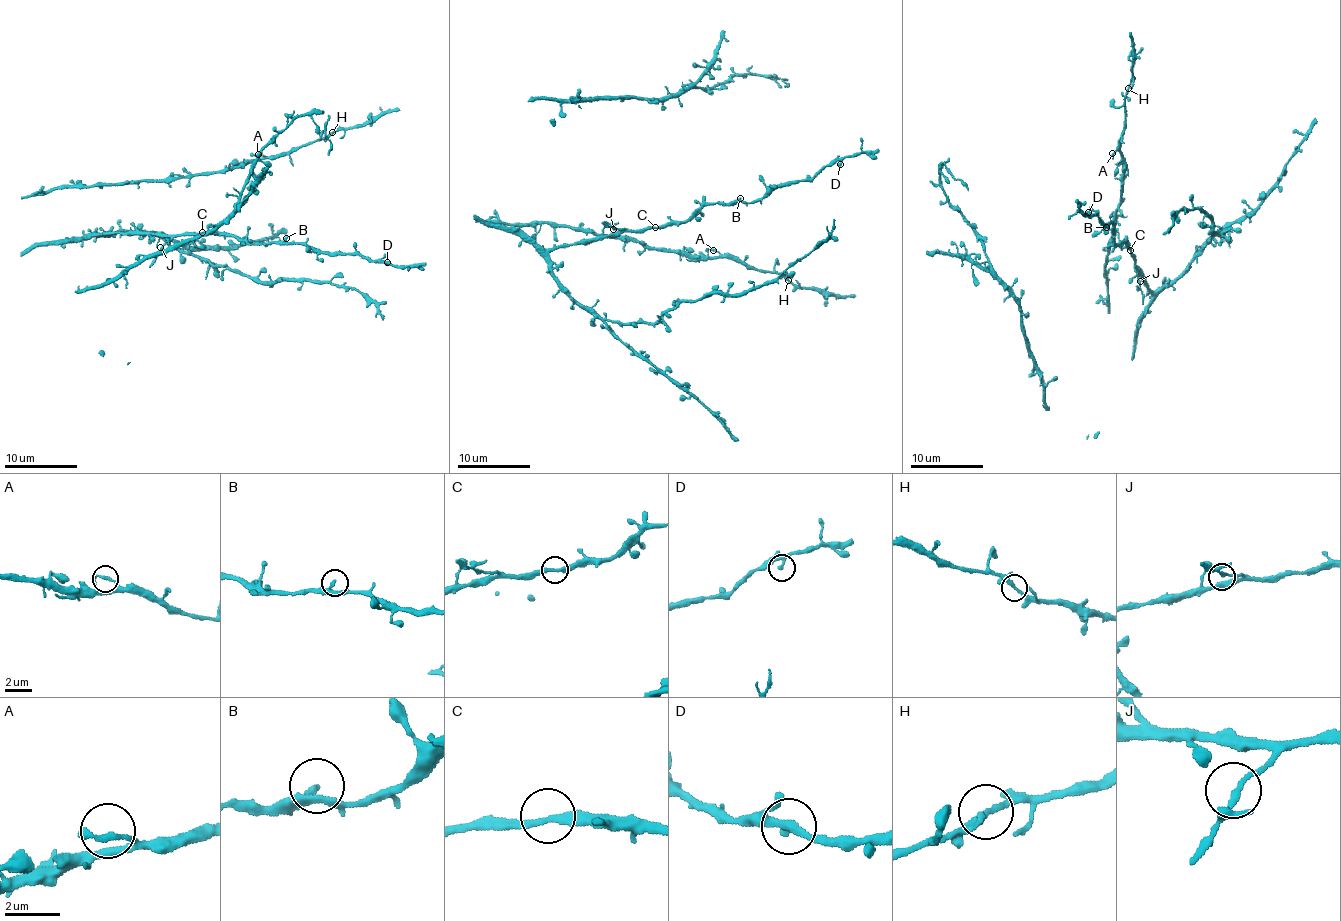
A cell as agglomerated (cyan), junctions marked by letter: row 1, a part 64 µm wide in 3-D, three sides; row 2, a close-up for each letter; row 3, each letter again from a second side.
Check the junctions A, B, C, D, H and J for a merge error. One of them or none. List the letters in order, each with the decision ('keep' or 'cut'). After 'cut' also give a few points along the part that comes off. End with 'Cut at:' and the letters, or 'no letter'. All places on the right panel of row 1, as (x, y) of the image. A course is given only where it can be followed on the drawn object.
A: keep
B: keep
C: keep
D: keep
H: keep
J: keep
Cut at: no letter

